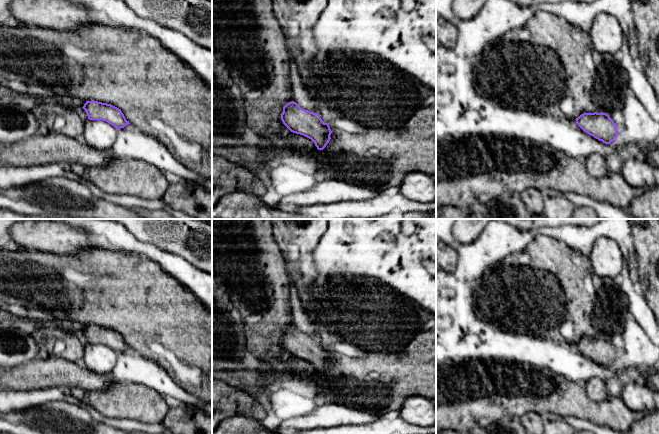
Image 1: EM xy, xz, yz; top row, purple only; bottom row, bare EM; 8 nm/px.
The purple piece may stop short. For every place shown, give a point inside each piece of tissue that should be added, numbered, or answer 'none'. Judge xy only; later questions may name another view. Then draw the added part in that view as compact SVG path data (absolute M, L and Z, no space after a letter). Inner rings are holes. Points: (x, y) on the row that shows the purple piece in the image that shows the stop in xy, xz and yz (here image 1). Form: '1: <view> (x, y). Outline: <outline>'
none

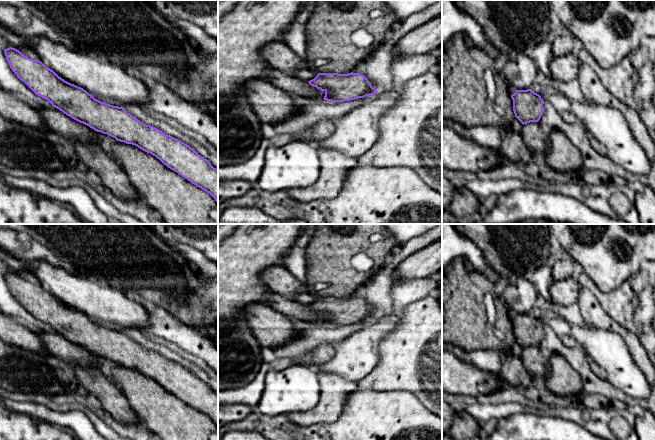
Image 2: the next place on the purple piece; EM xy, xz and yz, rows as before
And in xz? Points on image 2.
none

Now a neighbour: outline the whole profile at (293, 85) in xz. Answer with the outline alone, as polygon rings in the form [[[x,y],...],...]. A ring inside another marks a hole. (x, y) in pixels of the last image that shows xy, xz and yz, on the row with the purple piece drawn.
[[[271,68],[264,80],[291,95],[306,98],[321,98],[322,91],[320,89],[311,86],[308,81],[301,80],[280,70]]]

